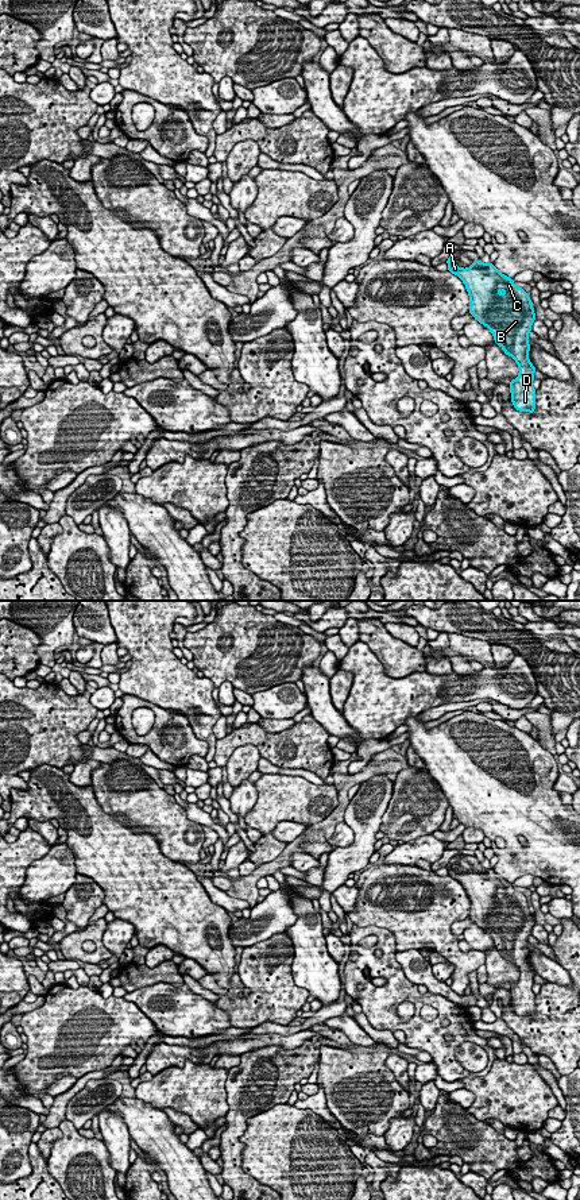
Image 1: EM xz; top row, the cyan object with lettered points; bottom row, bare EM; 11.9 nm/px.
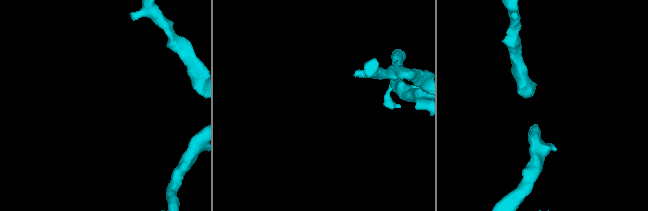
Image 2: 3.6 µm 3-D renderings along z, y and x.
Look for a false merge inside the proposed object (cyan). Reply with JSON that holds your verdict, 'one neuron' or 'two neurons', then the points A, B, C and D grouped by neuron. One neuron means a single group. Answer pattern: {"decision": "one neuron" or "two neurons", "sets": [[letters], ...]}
{"decision": "one neuron", "sets": [["A", "B", "C", "D"]]}

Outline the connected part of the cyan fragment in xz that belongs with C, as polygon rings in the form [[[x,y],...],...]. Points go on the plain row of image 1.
[[[451,860],[448,875],[457,880],[469,899],[469,918],[486,930],[494,945],[518,972],[517,984],[510,987],[511,1008],[519,1016],[534,1018],[535,993],[533,992],[537,975],[527,958],[531,929],[535,925],[530,900],[517,892],[511,883],[503,880],[492,868],[473,865],[471,872],[460,873]]]

